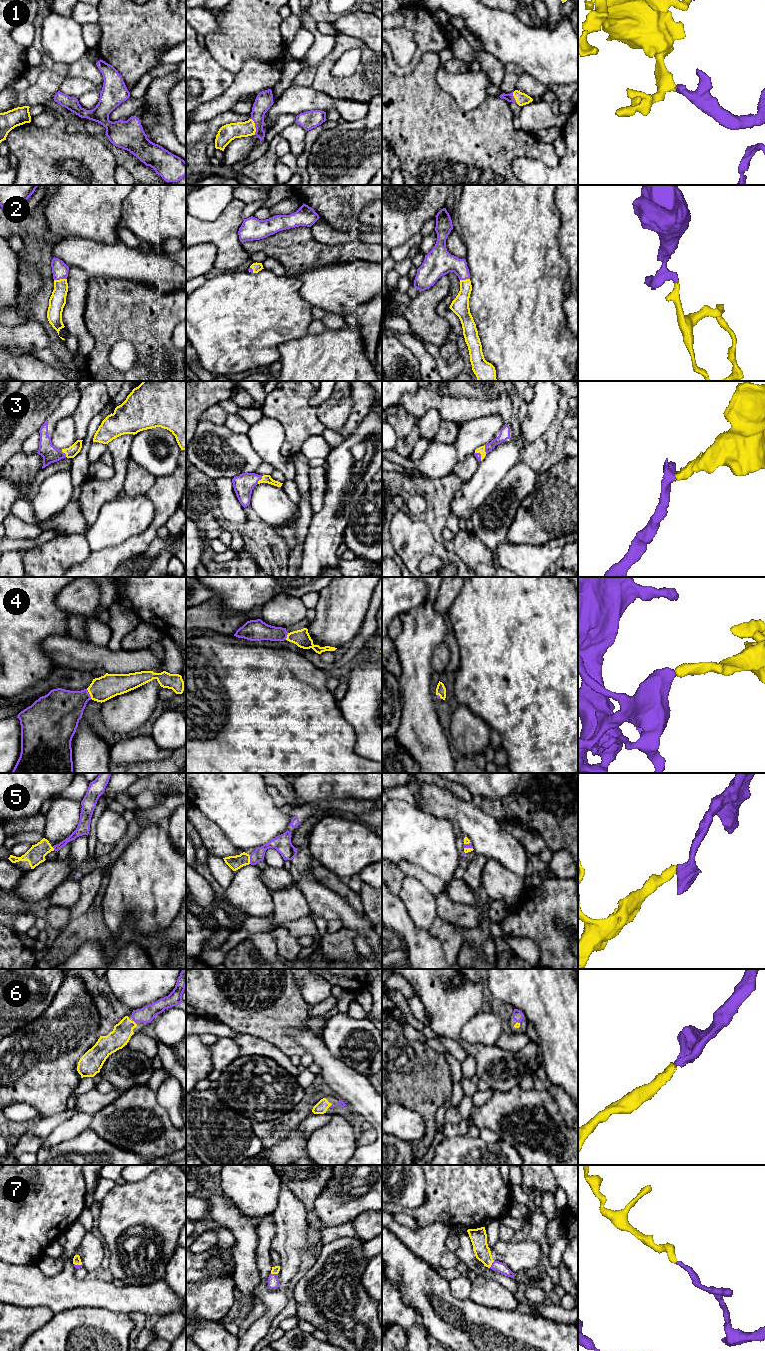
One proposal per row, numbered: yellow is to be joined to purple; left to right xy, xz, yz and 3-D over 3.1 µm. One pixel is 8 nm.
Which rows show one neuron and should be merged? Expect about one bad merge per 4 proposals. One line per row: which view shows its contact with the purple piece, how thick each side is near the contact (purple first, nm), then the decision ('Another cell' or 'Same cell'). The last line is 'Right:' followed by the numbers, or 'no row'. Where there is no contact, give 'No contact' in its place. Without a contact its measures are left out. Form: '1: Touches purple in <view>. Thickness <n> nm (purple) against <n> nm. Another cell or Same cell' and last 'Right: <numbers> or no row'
1: Touches purple in xz. Thickness 140 nm (purple) against 140 nm. Same cell
2: Touches purple in xy. Thickness 130 nm (purple) against 140 nm. Same cell
3: Touches purple in xz. Thickness 160 nm (purple) against 60 nm. Same cell
4: Touches purple in xy. Thickness 320 nm (purple) against 200 nm. Same cell
5: Touches purple in xz. Thickness 100 nm (purple) against 110 nm. Same cell
6: Touches purple in xy. Thickness 130 nm (purple) against 160 nm. Same cell
7: Touches purple in xz. Thickness 100 nm (purple) against 60 nm. Same cell
Right: 1, 2, 3, 4, 5, 6, 7

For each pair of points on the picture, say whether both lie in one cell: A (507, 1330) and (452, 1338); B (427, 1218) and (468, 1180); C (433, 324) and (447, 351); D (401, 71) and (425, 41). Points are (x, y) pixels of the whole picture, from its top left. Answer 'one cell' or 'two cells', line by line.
A: one cell
B: one cell
C: two cells
D: one cell

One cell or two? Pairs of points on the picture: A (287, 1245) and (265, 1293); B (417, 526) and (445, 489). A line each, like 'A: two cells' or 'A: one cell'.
A: one cell
B: two cells

